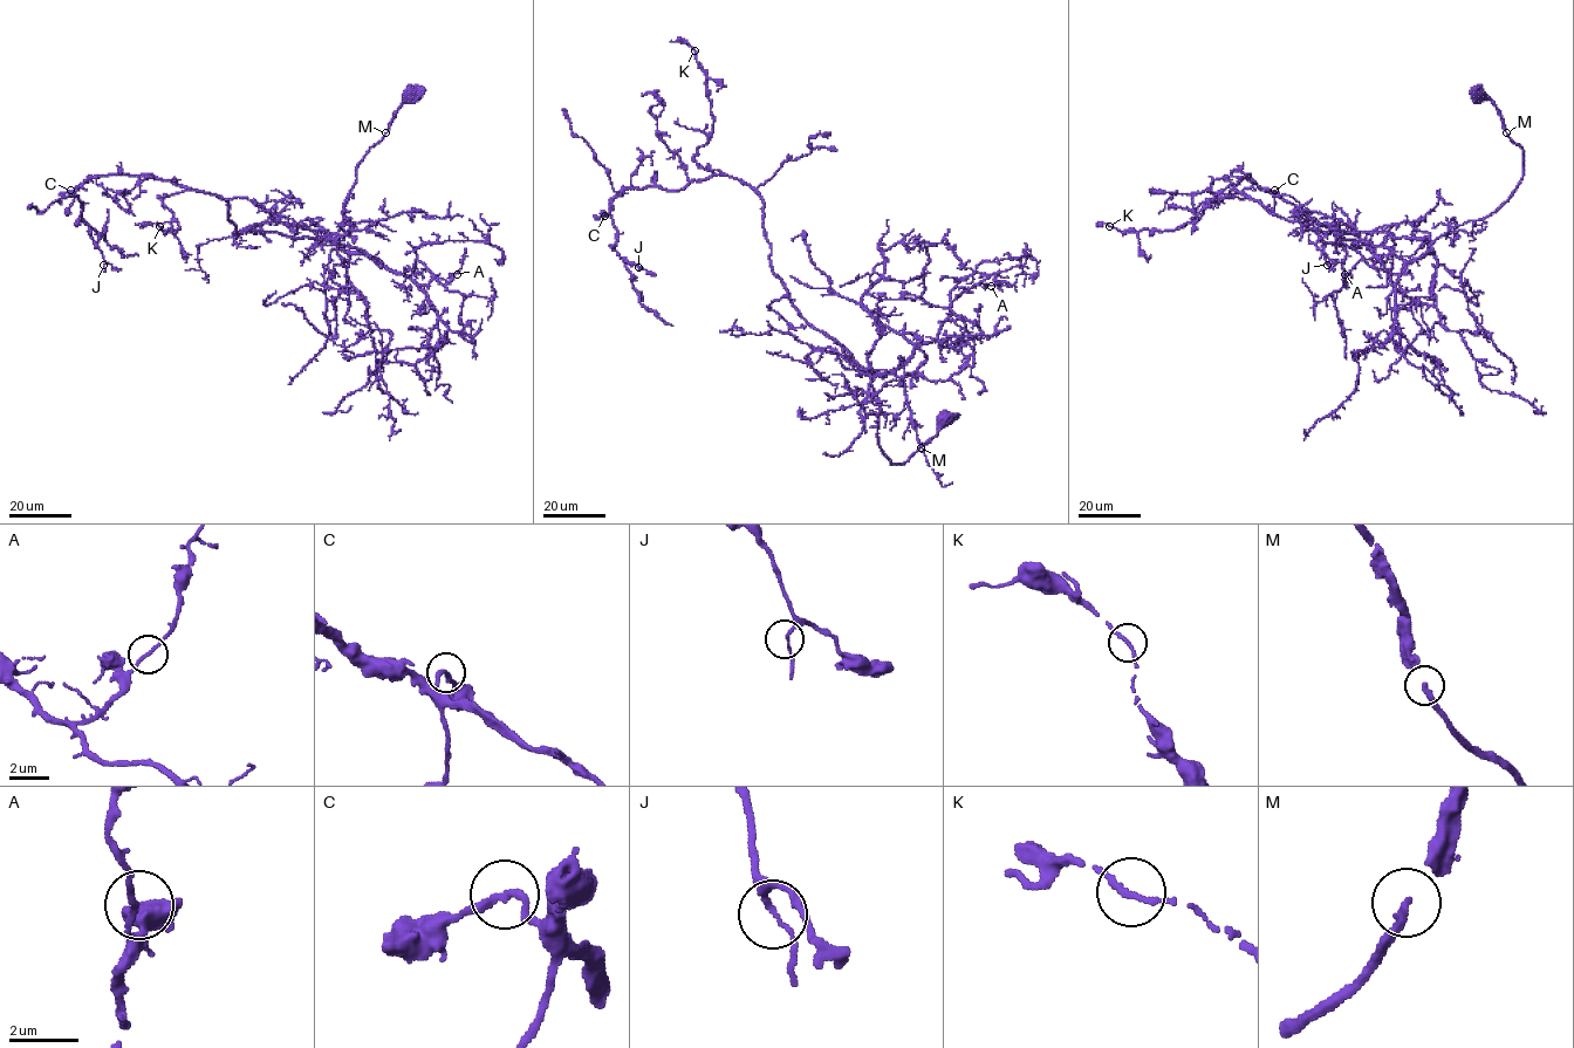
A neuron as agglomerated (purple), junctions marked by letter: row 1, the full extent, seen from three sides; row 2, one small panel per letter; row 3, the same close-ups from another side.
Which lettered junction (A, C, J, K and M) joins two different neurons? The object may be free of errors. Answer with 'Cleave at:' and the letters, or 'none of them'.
Cleave at: none of them

